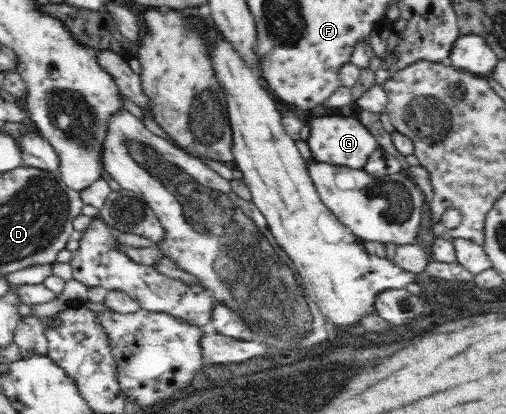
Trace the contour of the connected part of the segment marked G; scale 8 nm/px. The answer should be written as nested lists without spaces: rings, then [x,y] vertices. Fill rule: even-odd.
[[[336,112],[334,115],[308,117],[307,123],[310,125],[311,134],[306,142],[311,148],[315,163],[362,170],[369,156],[380,147],[371,130],[356,117]]]

